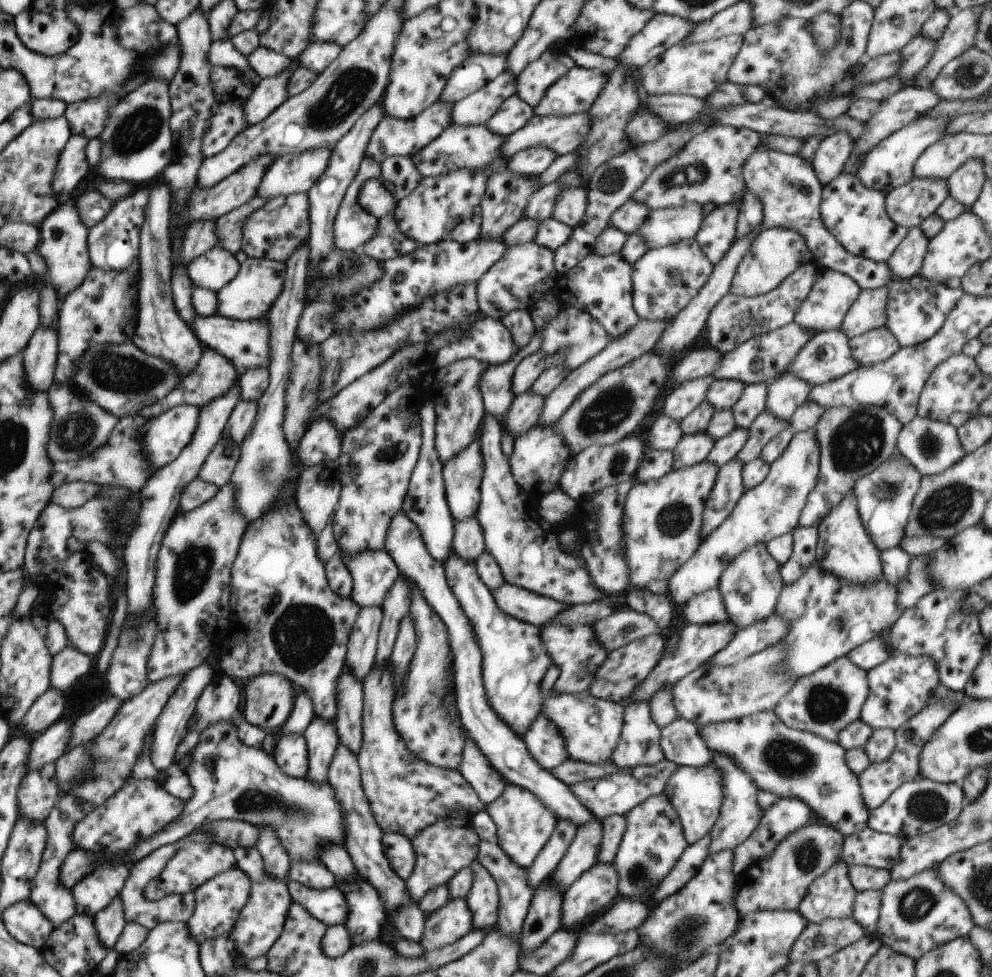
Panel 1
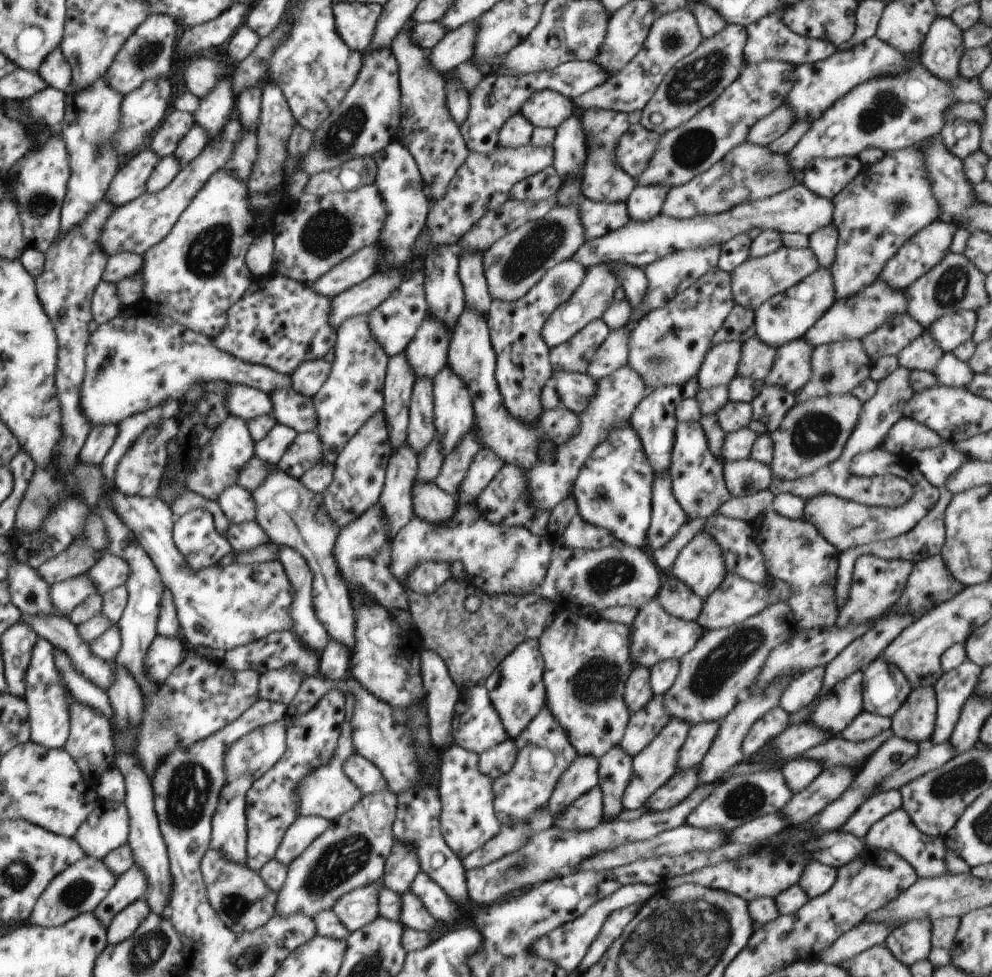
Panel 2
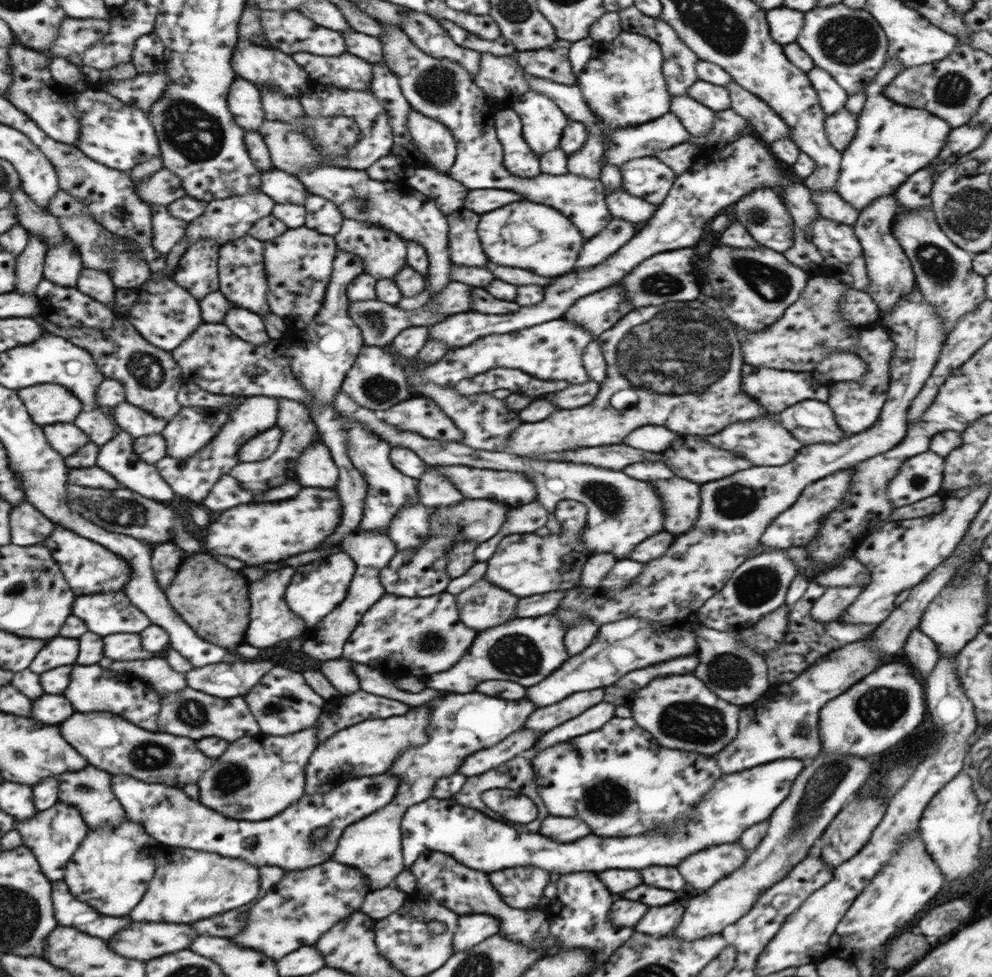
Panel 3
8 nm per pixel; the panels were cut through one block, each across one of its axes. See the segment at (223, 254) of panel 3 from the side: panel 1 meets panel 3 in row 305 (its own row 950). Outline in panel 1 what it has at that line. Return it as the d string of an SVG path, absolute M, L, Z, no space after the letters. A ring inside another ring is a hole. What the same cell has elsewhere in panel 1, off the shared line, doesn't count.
M236 848L234 856L236 864L248 878L250 878L250 898L242 908L236 924L230 934L230 945L233 953L241 953L244 960L254 960L264 956L278 940L284 923L288 918L292 898L287 884L274 880L266 874L264 861L258 848Z

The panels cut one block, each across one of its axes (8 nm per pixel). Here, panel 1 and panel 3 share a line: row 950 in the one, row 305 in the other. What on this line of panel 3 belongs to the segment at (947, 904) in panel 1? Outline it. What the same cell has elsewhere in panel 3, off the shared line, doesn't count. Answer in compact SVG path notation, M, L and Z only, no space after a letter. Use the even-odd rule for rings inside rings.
M915 285L911 294L897 302L887 314L880 313L880 317L876 321L876 324L890 335L895 344L895 351L891 358L891 383L887 391L887 399L878 420L870 430L859 432L852 438L845 438L838 444L812 444L808 448L804 446L798 452L798 456L792 460L792 464L788 462L788 464L775 467L753 466L739 470L720 480L704 483L704 486L700 488L702 504L700 504L696 522L684 534L675 535L671 547L662 556L645 563L641 573L628 585L628 588L624 588L624 590L598 588L598 590L594 590L594 588L575 587L566 592L558 610L586 612L590 620L598 626L628 618L638 618L642 621L665 621L668 618L684 620L690 614L695 613L712 596L724 588L724 585L732 578L733 572L746 559L750 558L747 554L760 544L761 536L768 525L780 512L788 510L798 500L804 486L812 484L814 480L830 476L838 470L854 466L856 462L862 462L877 454L888 452L900 444L900 440L906 434L906 426L908 426L908 422L906 422L907 409L930 376L944 344L946 334L943 331L942 321L933 311L933 306L927 303Z

